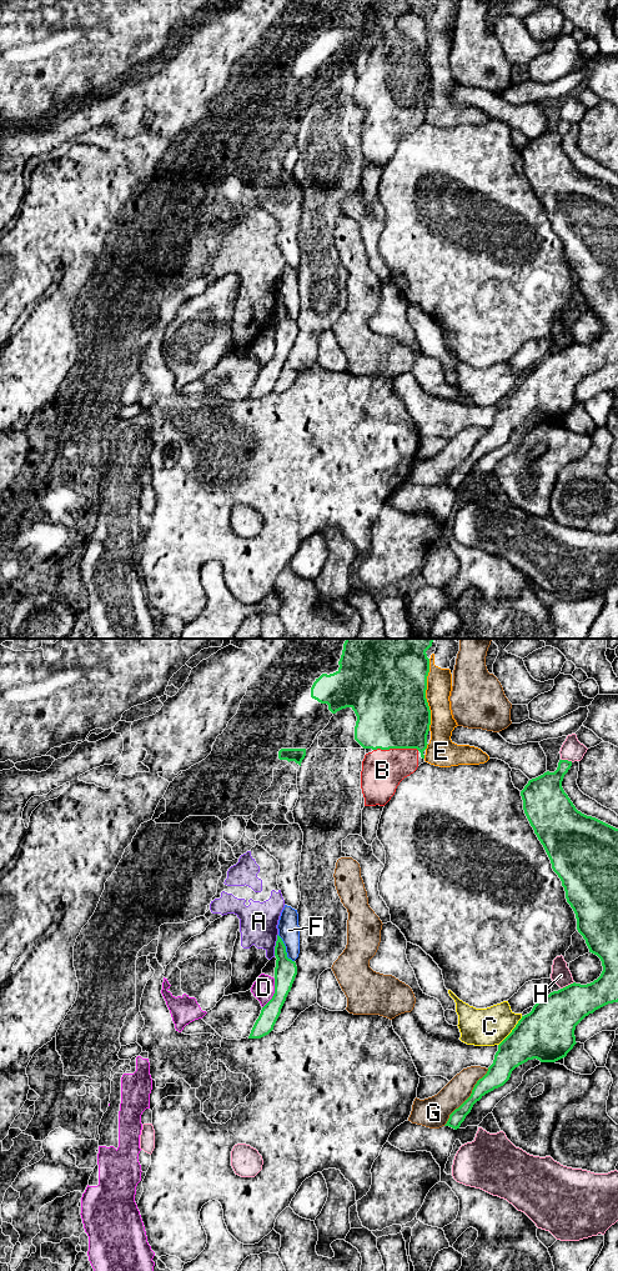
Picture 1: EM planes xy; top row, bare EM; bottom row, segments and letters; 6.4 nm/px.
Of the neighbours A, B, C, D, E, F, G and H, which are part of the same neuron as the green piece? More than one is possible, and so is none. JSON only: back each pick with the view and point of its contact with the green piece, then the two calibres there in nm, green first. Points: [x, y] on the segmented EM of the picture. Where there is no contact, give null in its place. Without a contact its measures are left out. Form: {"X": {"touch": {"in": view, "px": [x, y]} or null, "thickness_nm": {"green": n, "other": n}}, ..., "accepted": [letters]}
{"accepted": []}

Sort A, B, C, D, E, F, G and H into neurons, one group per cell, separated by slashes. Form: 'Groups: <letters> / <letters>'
Groups: A / B D F / C / E / G / H

